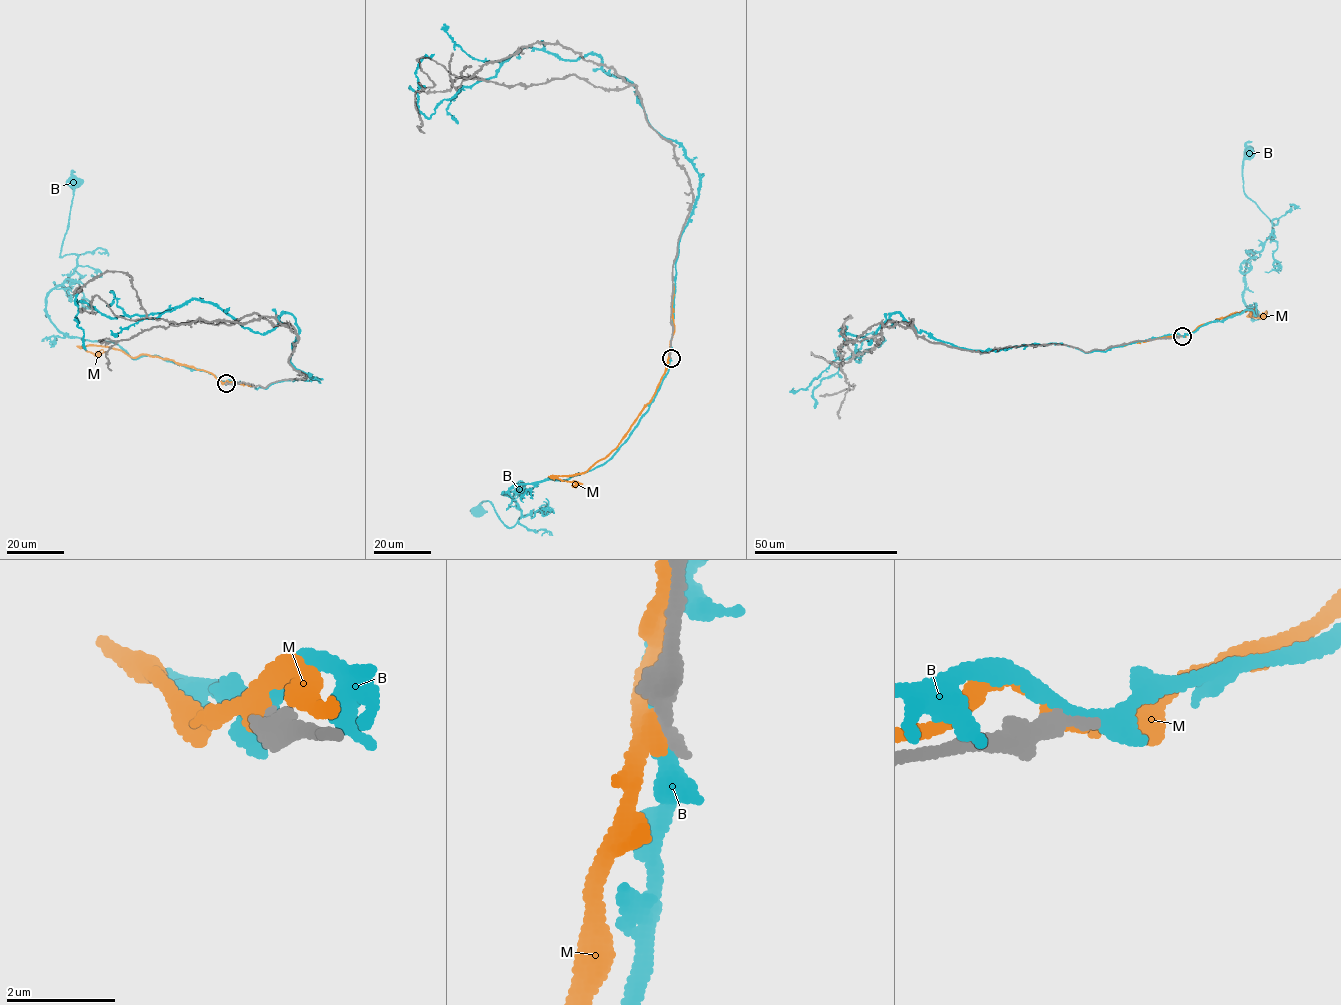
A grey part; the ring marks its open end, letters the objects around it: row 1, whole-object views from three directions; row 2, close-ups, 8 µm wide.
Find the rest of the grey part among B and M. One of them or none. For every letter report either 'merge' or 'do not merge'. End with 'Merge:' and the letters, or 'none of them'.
B: do not merge
M: do not merge
Merge: none of them

